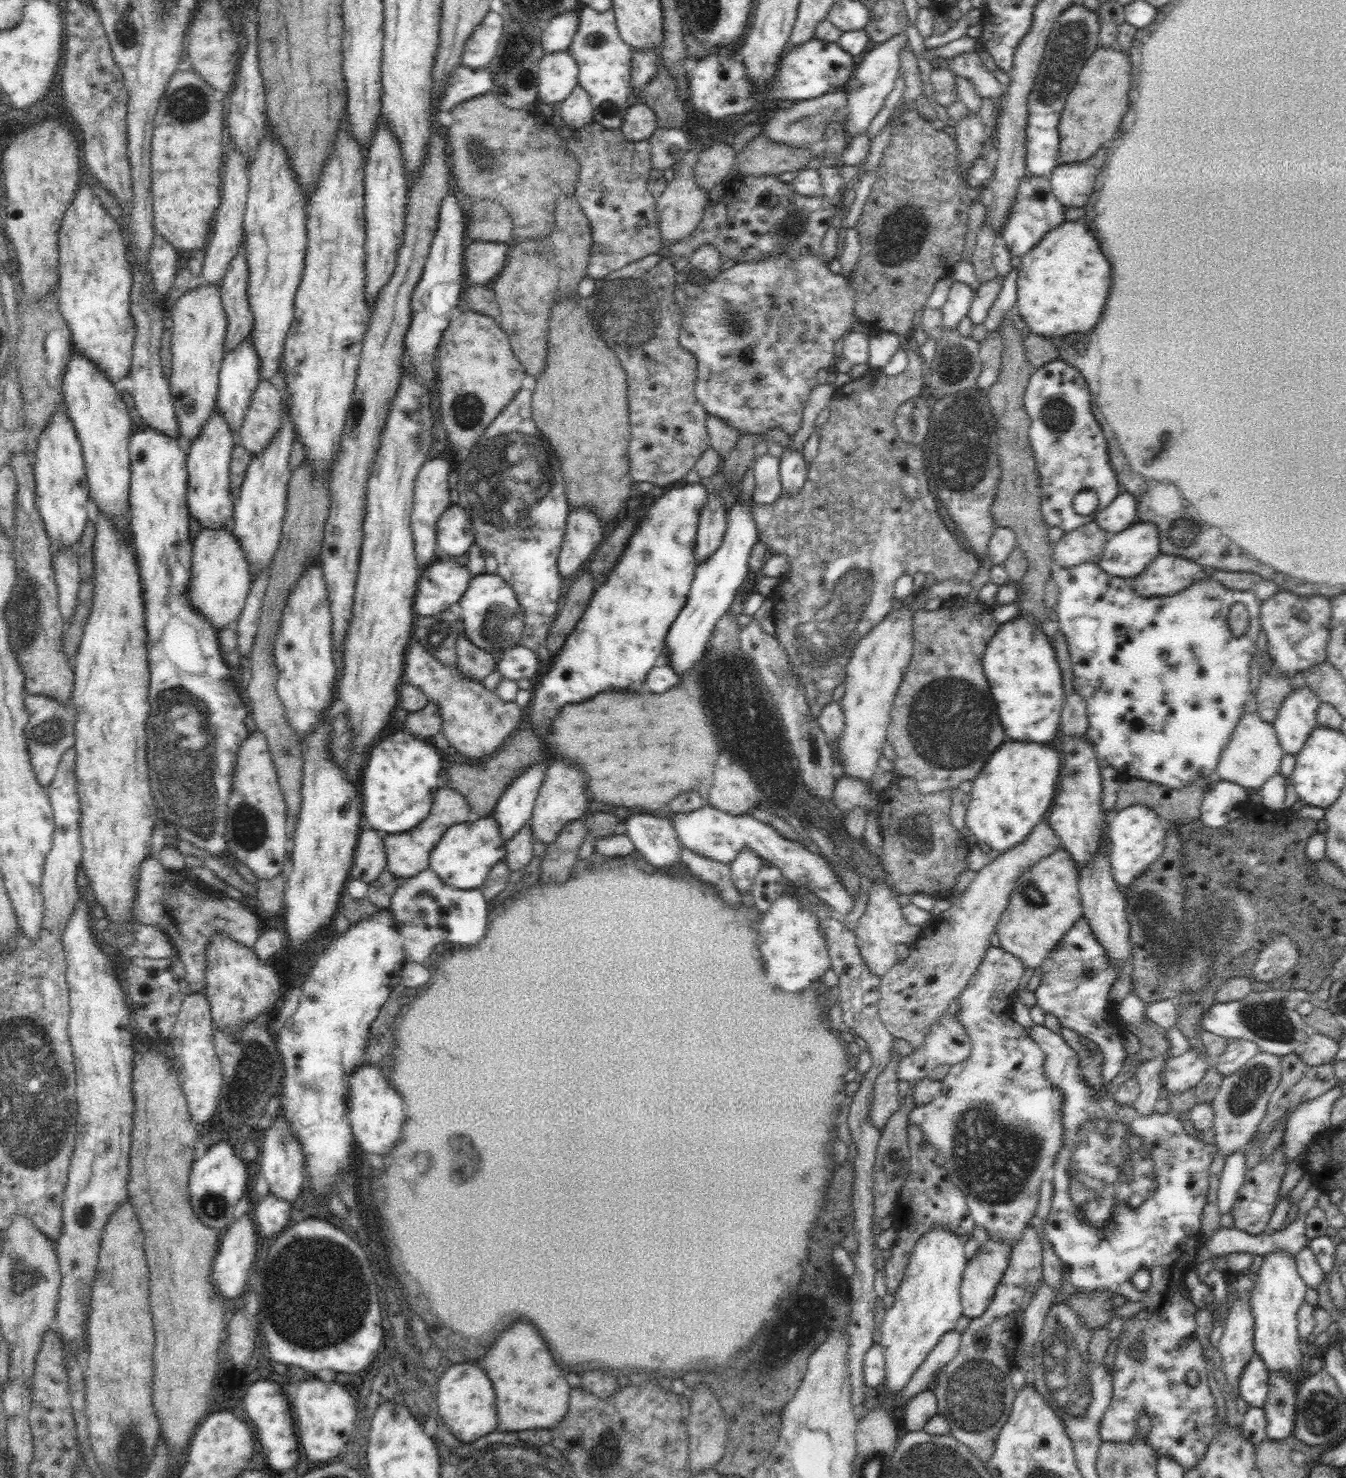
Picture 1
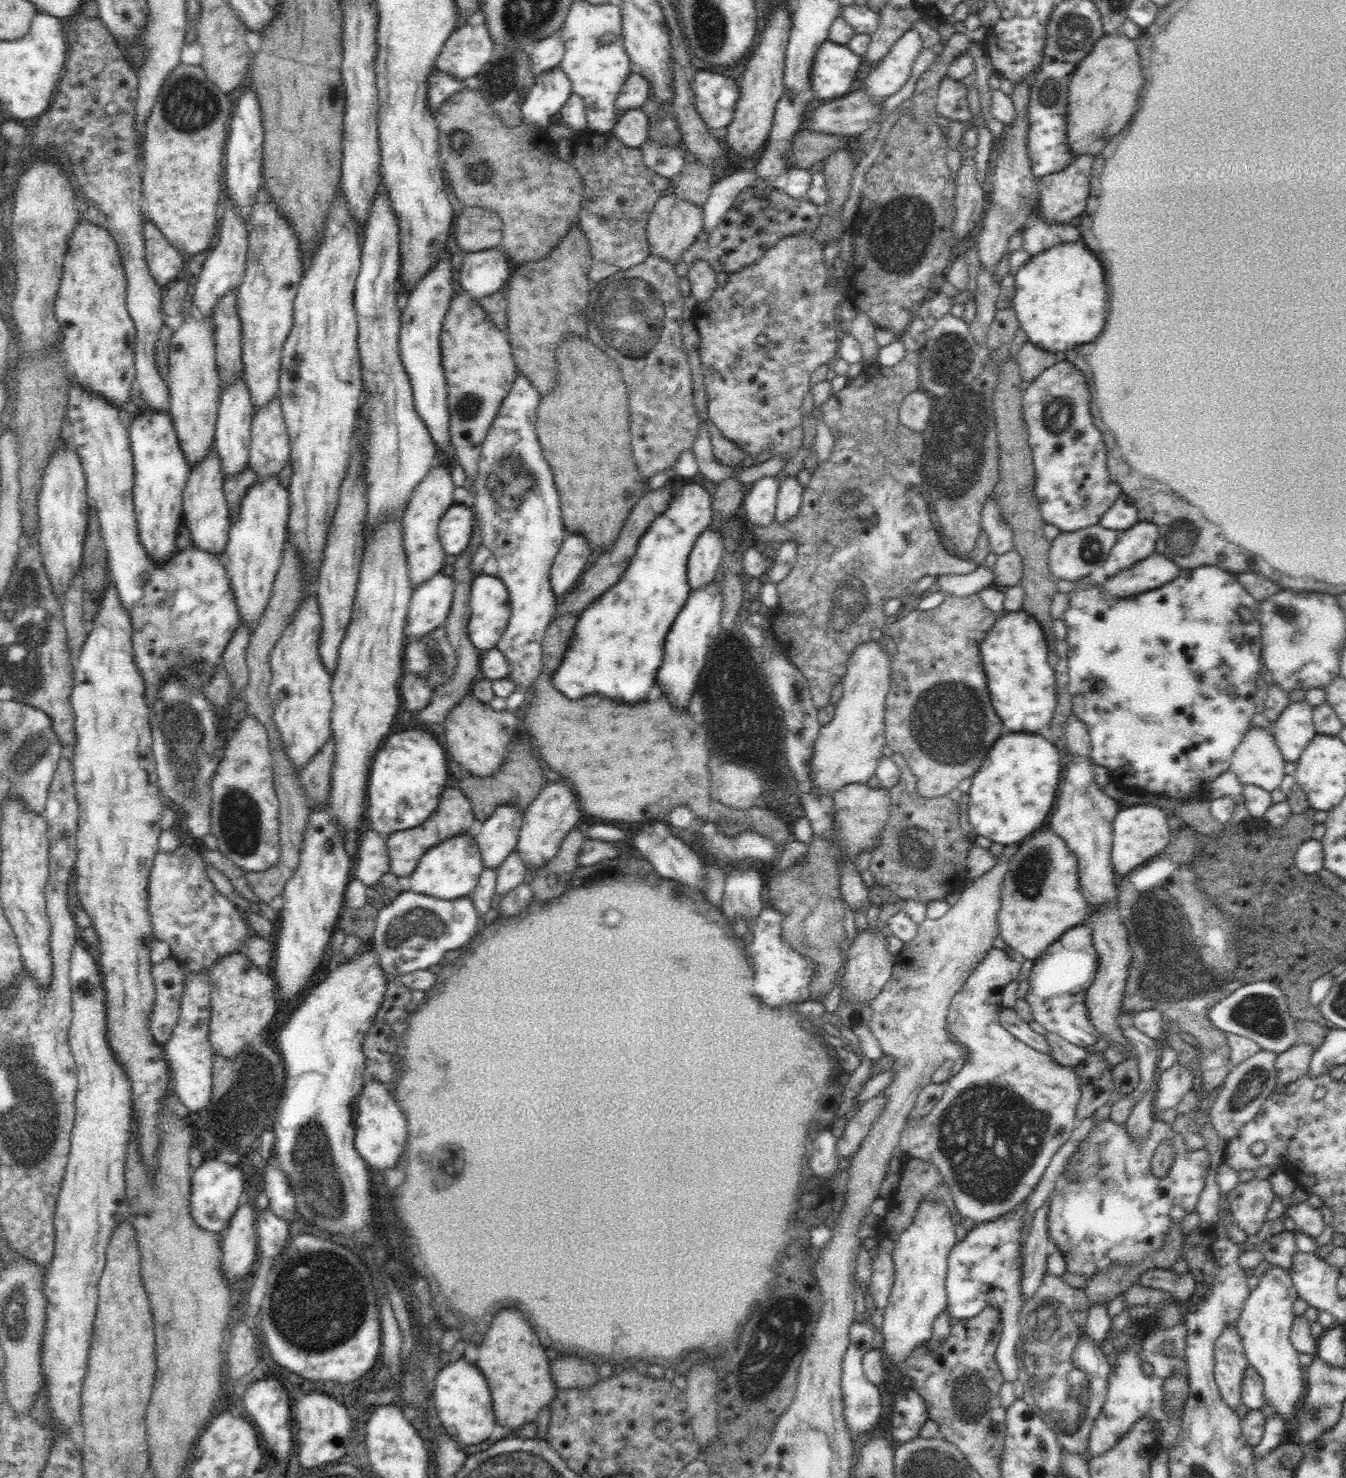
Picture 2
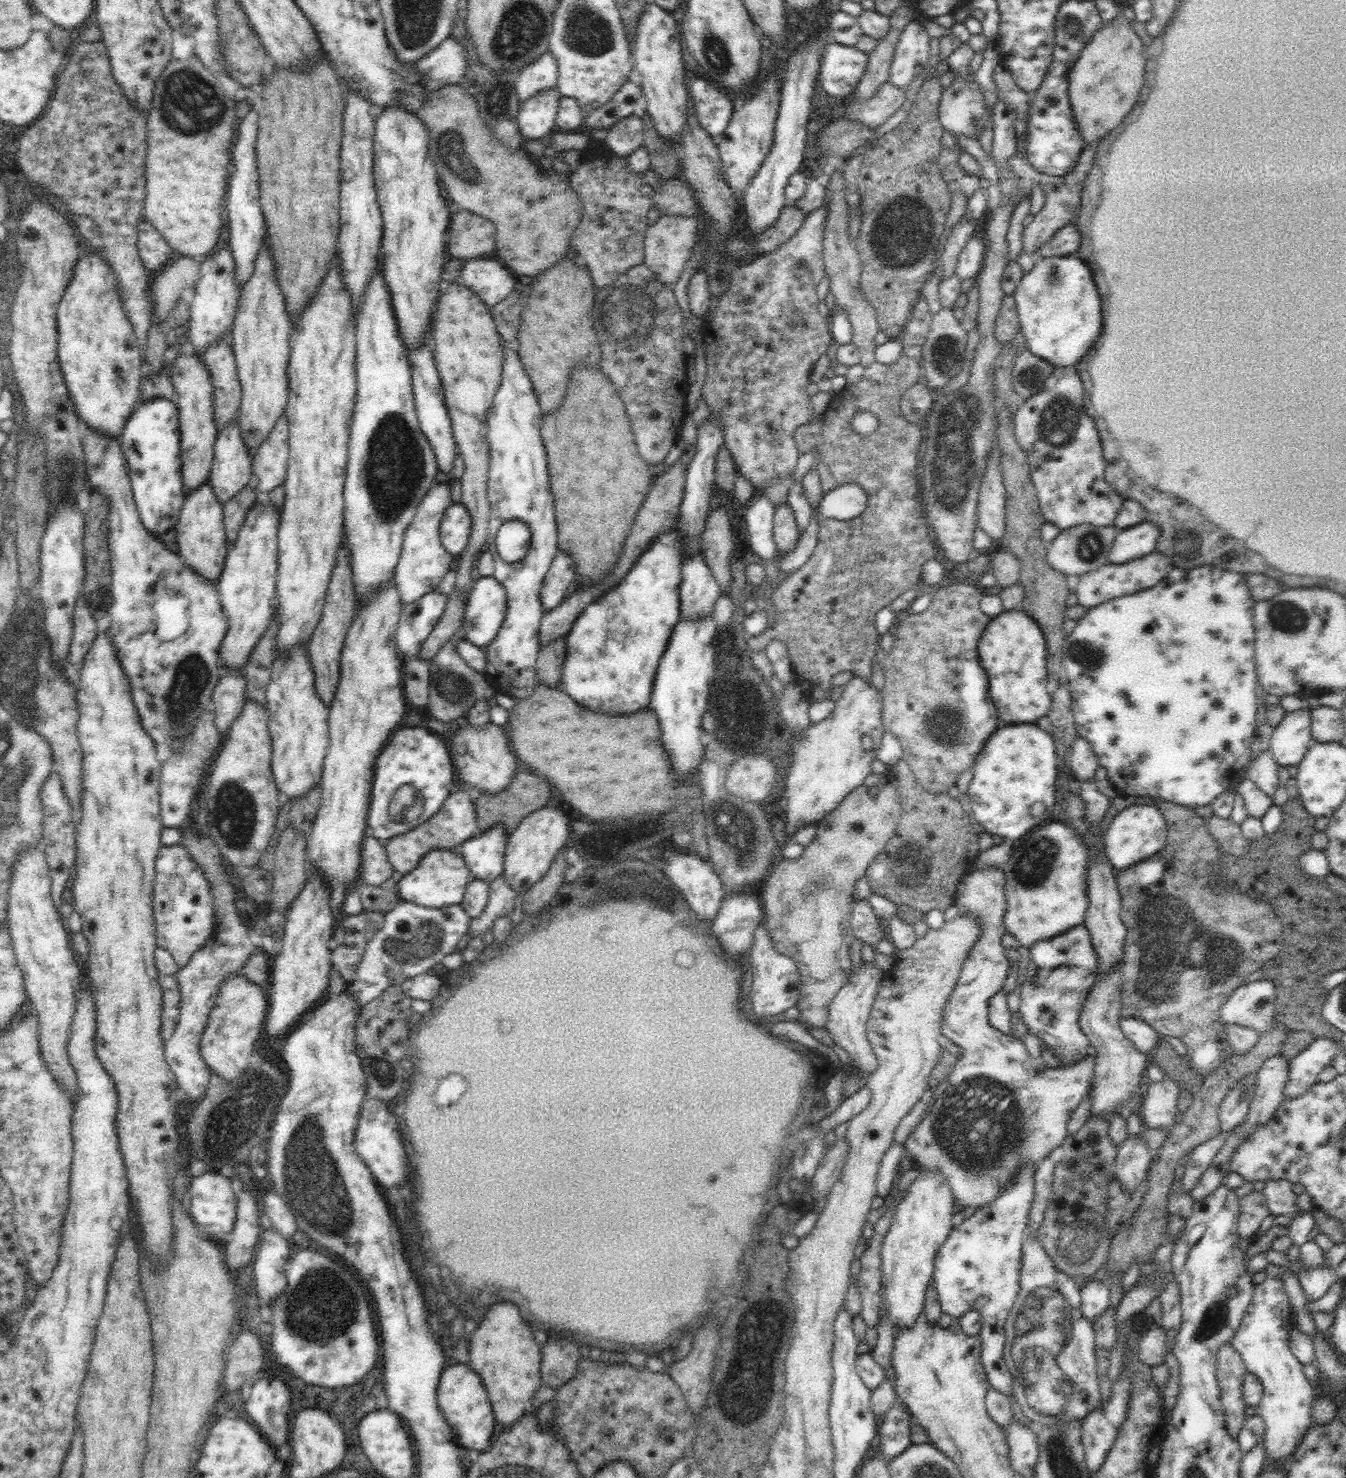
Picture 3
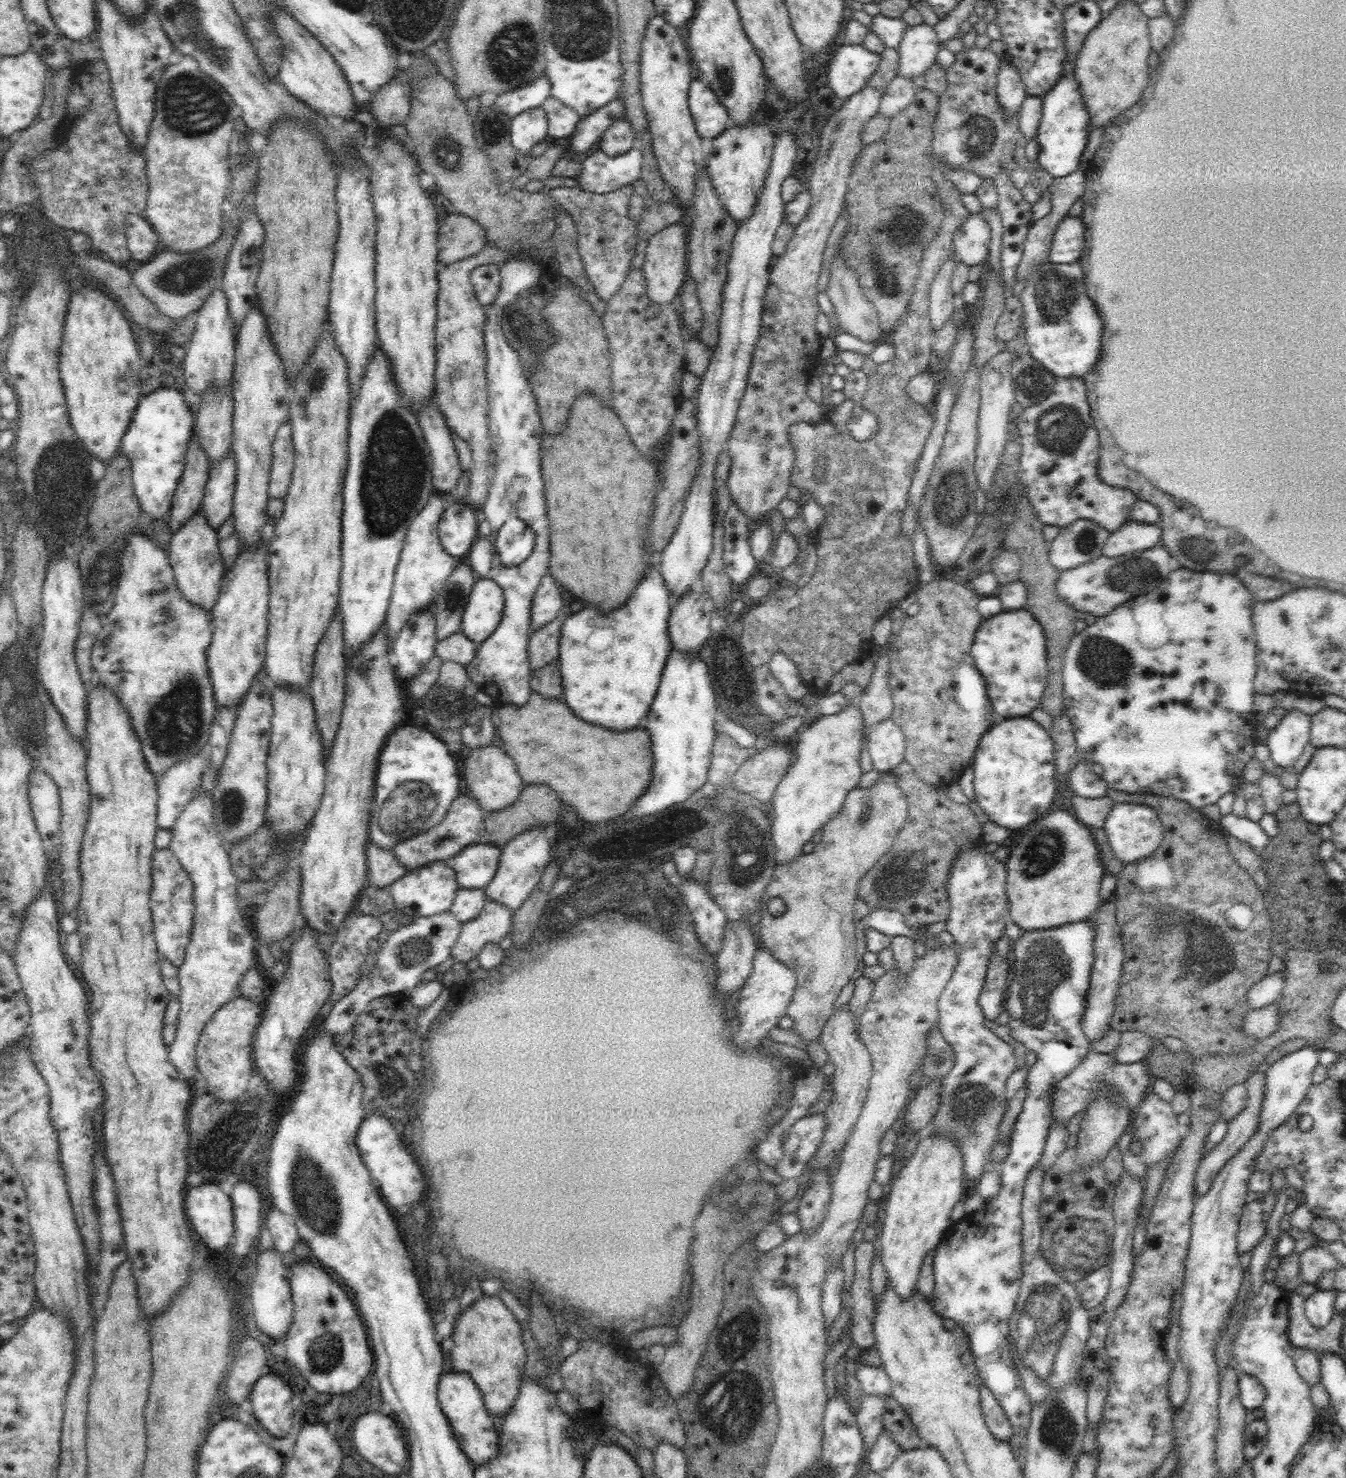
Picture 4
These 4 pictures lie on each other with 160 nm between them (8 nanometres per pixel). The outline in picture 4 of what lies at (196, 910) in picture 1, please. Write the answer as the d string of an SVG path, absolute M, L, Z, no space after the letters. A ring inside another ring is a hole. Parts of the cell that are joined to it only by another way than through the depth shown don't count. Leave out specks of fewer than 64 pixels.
M170 847L156 848L151 877L150 908L157 951L161 957L179 967L183 963L194 926L193 882Z

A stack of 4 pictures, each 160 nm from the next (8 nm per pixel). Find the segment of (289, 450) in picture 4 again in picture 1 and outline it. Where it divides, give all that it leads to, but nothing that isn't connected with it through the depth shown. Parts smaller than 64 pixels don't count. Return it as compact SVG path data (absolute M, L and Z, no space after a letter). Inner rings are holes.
M259 381L250 408L244 417L236 439L253 456L264 453L268 442L281 426L281 393L268 381Z

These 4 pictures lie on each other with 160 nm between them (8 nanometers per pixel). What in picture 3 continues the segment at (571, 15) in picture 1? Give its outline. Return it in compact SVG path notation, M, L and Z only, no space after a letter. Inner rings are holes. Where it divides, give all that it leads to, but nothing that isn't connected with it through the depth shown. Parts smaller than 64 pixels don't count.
M546 50L538 60L531 62L515 76L513 85L519 104L524 104L524 101L532 98L541 90L557 86L557 80L558 65L556 59L549 50Z

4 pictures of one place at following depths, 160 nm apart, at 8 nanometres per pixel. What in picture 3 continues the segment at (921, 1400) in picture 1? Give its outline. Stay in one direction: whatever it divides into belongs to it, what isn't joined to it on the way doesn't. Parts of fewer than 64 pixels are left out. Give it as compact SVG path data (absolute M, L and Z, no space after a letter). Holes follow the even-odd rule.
M898 1400L888 1413L879 1420L877 1435L880 1437L882 1457L888 1461L904 1452L912 1444L910 1432L912 1413Z

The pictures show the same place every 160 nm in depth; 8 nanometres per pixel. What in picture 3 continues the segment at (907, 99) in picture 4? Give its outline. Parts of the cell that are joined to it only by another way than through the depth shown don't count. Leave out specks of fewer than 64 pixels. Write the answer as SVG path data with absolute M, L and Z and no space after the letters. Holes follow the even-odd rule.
M886 81L880 90L865 102L850 103L842 118L862 121L867 127L876 128L898 112L909 93Z

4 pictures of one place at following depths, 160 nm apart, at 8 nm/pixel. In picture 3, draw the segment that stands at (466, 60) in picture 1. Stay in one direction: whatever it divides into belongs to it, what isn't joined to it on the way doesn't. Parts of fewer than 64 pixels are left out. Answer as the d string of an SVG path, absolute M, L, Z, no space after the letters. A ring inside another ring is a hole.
M450 36L414 65L420 77L419 83L427 92L433 93L462 80L468 68L466 49Z

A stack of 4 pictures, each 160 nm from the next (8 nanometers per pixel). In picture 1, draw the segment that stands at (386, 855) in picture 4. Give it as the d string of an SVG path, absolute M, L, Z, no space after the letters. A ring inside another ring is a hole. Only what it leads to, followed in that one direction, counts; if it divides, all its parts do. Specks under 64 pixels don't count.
M376 830L359 832L358 844L355 848L353 865L349 876L364 882L374 882L387 868L384 834Z

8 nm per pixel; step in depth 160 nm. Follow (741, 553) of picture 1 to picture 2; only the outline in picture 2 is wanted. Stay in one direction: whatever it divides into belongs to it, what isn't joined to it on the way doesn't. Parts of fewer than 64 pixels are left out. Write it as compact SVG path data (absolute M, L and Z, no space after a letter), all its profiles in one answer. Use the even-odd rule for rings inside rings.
M709 582L702 588L696 588L696 591L690 592L683 610L678 613L670 632L666 635L663 661L657 670L656 692L664 692L666 696L670 696L678 710L688 708L688 702L696 692L698 676L706 664L709 646L723 630L722 607L723 597L719 586Z

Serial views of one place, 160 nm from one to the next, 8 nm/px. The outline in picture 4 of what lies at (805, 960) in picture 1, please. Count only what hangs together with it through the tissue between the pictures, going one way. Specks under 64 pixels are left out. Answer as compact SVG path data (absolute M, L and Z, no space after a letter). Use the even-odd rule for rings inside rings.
M764 946L755 951L753 971L741 986L733 1042L742 1050L762 1046L760 1040L770 1037L771 1030L787 1015L789 1002L792 1000L797 983L793 968L776 960Z

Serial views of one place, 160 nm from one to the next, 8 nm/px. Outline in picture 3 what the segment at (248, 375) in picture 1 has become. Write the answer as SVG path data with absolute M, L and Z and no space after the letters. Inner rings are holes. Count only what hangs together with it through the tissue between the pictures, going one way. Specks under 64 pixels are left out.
M238 419L218 431L213 450L214 459L208 482L219 503L224 506L229 498L251 484L253 476L248 444L241 435Z

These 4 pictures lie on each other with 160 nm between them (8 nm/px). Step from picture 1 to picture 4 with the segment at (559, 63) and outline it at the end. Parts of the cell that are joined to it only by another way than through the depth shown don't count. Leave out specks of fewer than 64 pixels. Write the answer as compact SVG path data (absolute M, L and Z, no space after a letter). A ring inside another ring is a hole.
M540 106L518 114L510 121L510 140L518 154L529 159L530 150L538 142L549 140L548 117Z

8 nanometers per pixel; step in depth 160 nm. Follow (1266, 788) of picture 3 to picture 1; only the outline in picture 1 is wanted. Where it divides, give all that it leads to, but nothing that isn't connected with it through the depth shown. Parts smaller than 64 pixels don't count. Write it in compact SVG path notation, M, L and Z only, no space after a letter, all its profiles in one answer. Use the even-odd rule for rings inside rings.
M1245 712L1222 751L1214 777L1235 782L1246 790L1260 790L1269 778L1280 773L1280 760L1284 754L1273 723L1266 722L1256 712Z

